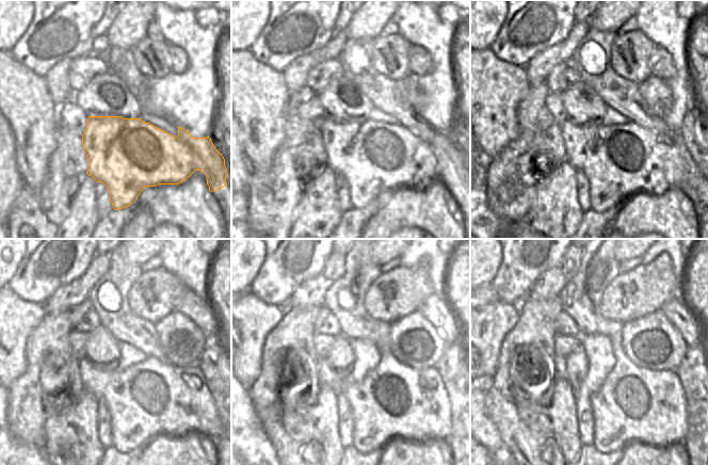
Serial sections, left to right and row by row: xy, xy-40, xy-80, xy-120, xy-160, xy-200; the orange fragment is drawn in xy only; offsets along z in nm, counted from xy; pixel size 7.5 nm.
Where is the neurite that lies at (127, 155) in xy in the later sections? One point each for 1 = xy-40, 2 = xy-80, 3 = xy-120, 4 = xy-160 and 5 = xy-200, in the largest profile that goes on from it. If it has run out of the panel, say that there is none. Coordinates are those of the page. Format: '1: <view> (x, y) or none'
1: xy-40 (373, 157)
2: xy-80 (618, 160)
3: xy-120 (153, 398)
4: xy-160 (392, 401)
5: xy-200 (634, 404)

